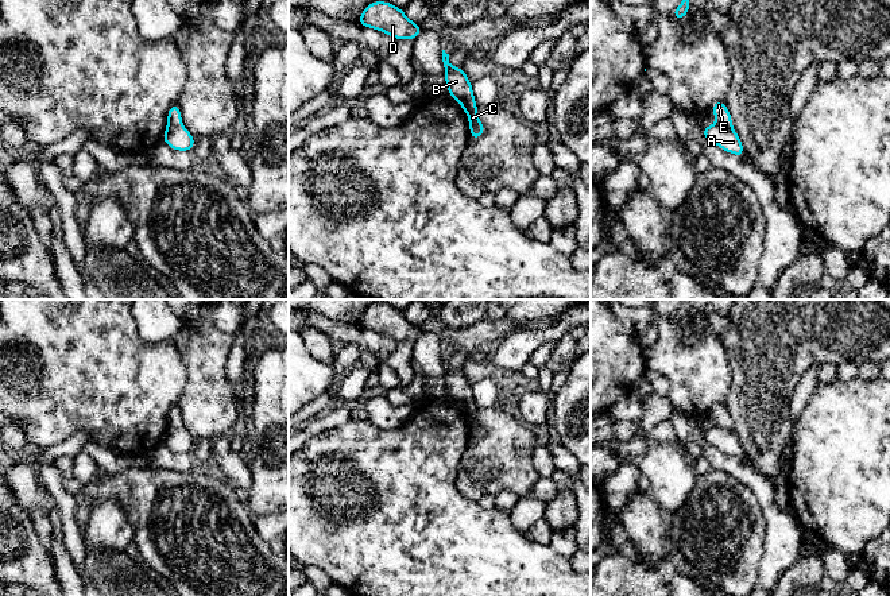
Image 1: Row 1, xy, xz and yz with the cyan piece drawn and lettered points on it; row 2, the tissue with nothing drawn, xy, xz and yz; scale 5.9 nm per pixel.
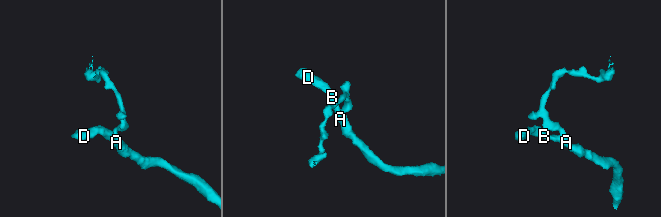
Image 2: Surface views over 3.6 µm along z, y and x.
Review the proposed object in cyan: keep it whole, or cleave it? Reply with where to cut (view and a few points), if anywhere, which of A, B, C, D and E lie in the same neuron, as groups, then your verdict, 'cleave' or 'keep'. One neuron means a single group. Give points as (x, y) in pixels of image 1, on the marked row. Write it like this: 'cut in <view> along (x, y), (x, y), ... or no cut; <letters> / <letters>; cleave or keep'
cut in xy along (167, 124), (181, 126); A B C D / E; cleave

